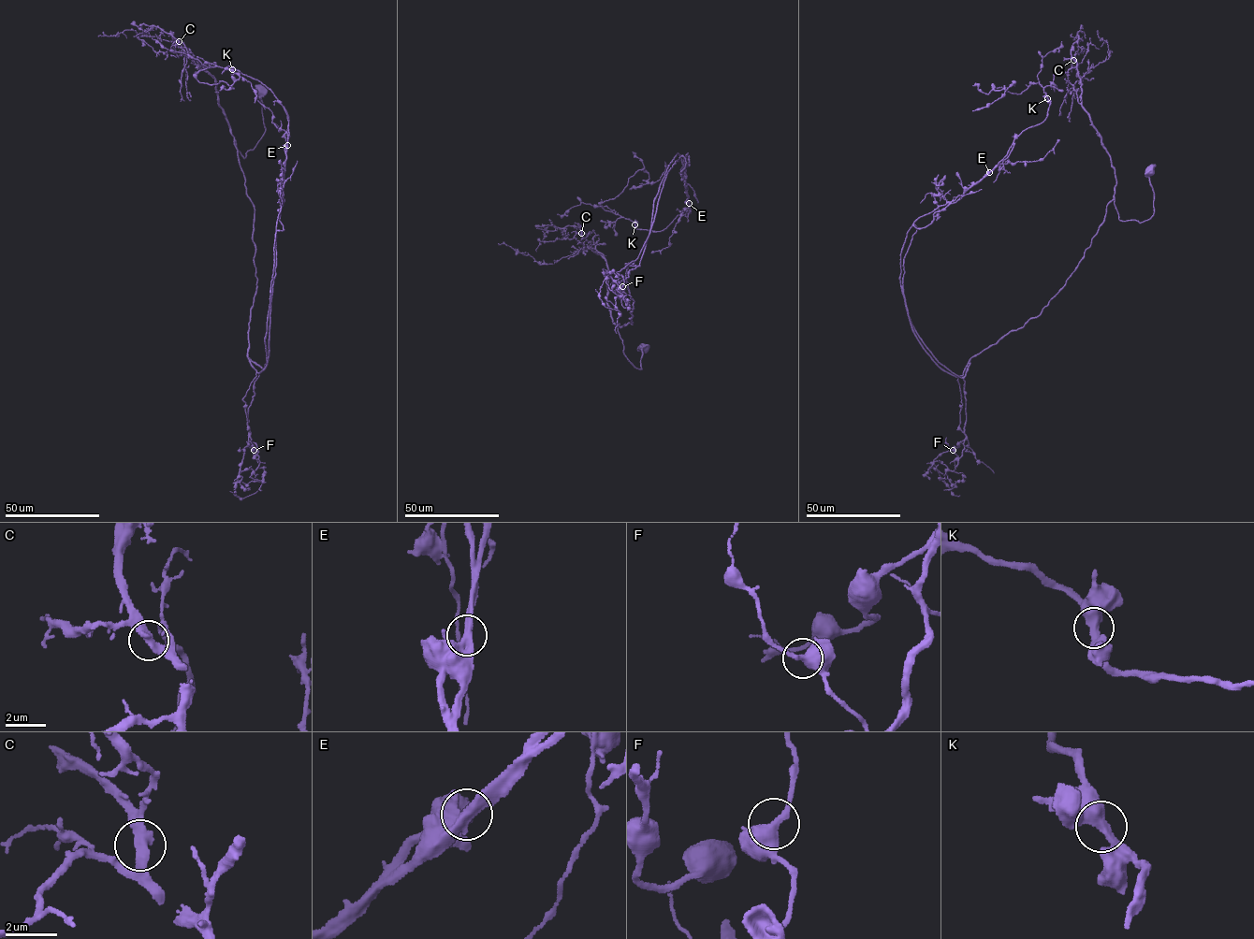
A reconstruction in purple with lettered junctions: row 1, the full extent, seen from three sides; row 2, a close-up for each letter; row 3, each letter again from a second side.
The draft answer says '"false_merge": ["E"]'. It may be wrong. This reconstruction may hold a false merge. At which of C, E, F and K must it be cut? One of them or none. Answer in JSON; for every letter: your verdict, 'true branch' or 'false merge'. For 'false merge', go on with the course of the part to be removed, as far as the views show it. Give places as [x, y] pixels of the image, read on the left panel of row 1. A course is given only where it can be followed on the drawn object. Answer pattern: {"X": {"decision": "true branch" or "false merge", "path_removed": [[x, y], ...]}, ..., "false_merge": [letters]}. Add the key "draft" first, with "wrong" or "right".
{"draft": "right", "C": {"decision": "true branch"}, "E": {"decision": "false merge", "path_removed": [[286, 145], [267, 362], [248, 408], [258, 466], [241, 471], [234, 491], [242, 498], [257, 491]]}, "F": {"decision": "true branch"}, "K": {"decision": "true branch"}, "false_merge": ["E"]}

